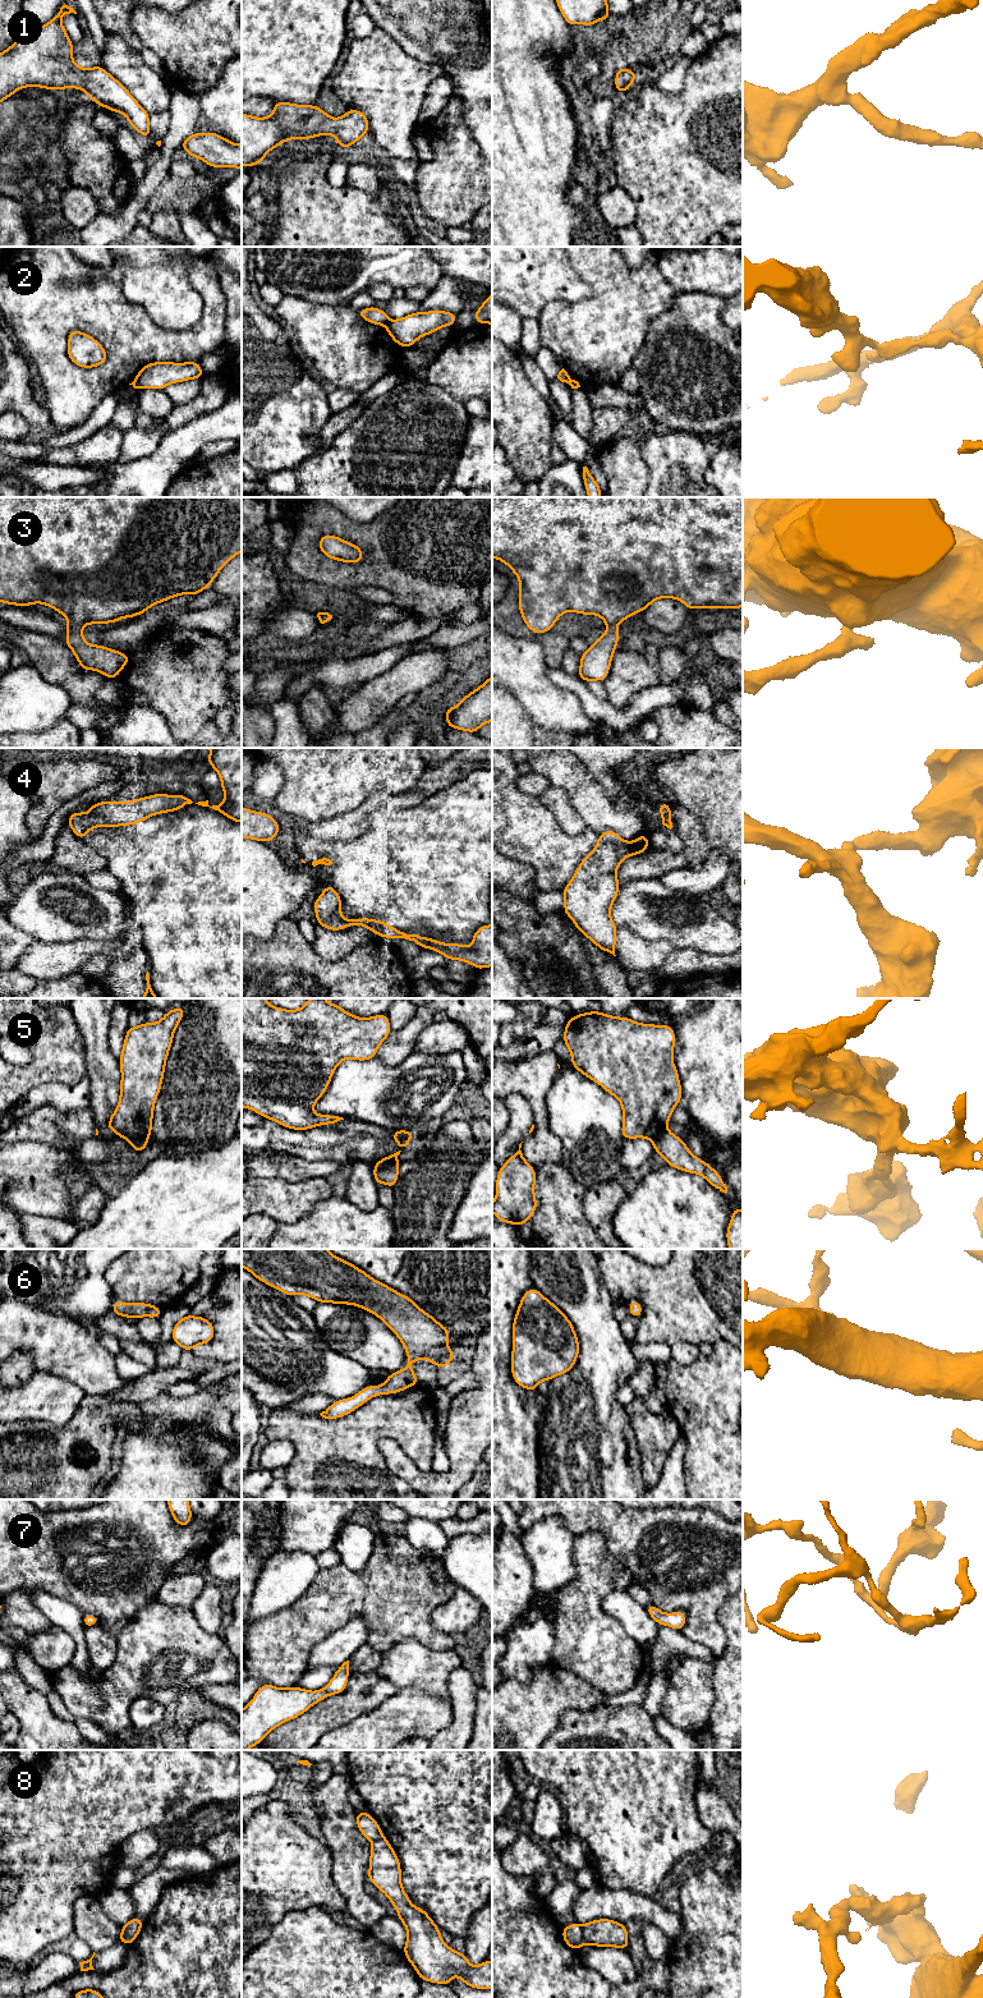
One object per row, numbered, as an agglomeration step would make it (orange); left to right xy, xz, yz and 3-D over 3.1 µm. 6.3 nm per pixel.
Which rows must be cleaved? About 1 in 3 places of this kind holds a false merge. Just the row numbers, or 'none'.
2, 5, 8

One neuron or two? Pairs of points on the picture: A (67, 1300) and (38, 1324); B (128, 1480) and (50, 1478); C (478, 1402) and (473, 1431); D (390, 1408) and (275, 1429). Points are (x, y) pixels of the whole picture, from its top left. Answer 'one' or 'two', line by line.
A: two
B: two
C: one
D: one

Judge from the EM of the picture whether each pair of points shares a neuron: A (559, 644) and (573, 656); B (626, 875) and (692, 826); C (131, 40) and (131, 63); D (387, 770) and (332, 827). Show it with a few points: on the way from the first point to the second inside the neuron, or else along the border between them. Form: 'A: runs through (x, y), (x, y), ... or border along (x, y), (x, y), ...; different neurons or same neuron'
A: border along (569, 648), (560, 666); different neurons
B: runs through (648, 864), (679, 859), (690, 848); same neuron
C: border along (106, 32), (119, 36), (152, 69); different neurons
D: border along (372, 795), (353, 809), (322, 820), (318, 823); different neurons

